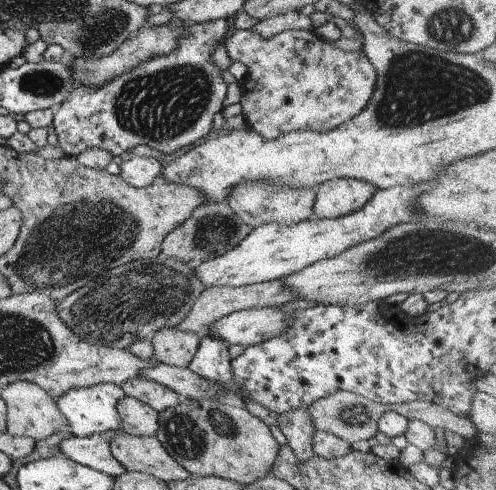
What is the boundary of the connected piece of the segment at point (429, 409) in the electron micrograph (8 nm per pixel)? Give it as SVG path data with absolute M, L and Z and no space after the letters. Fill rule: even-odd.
M414 401L406 403L403 416L407 420L420 420L432 428L450 430L469 441L476 437L476 425L470 419L454 415L448 409L431 401Z

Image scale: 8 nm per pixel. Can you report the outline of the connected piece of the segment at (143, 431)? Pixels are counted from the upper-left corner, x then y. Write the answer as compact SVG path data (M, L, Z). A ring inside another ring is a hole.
M135 397L122 398L117 405L122 431L136 437L155 437L159 430L159 413Z

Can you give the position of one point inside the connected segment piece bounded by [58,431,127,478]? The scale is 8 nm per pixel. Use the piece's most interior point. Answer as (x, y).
(95, 452)

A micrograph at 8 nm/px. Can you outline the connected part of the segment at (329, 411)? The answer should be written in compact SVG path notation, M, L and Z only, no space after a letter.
M339 391L315 401L308 410L313 419L315 431L330 432L341 440L352 444L357 441L368 441L375 438L379 430L380 418L386 412L394 412L394 404L380 405L355 393Z

